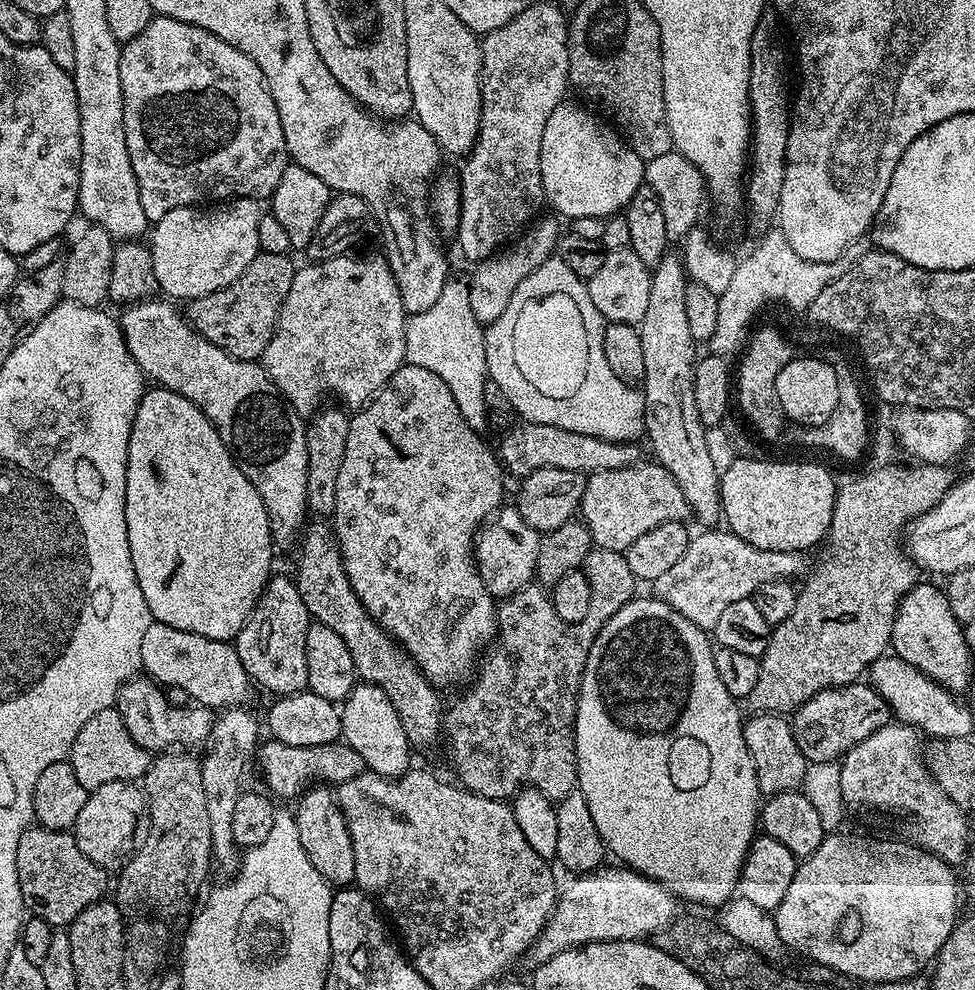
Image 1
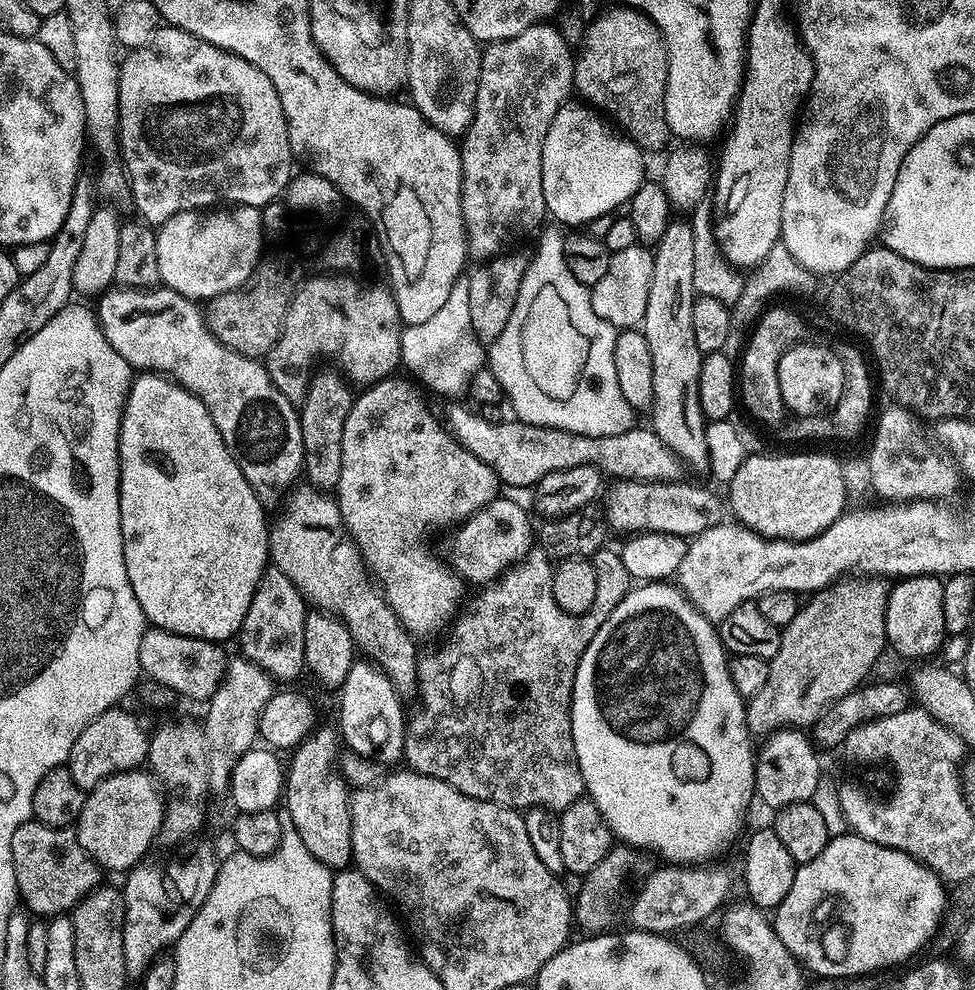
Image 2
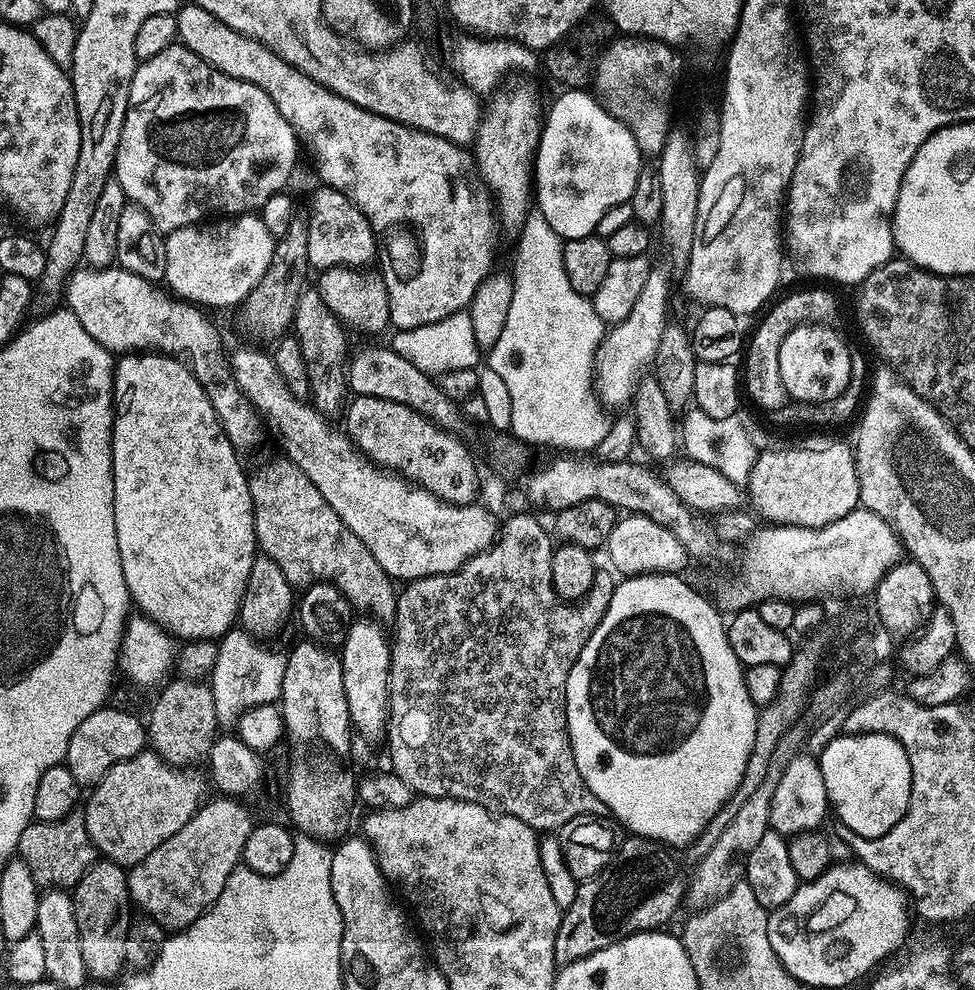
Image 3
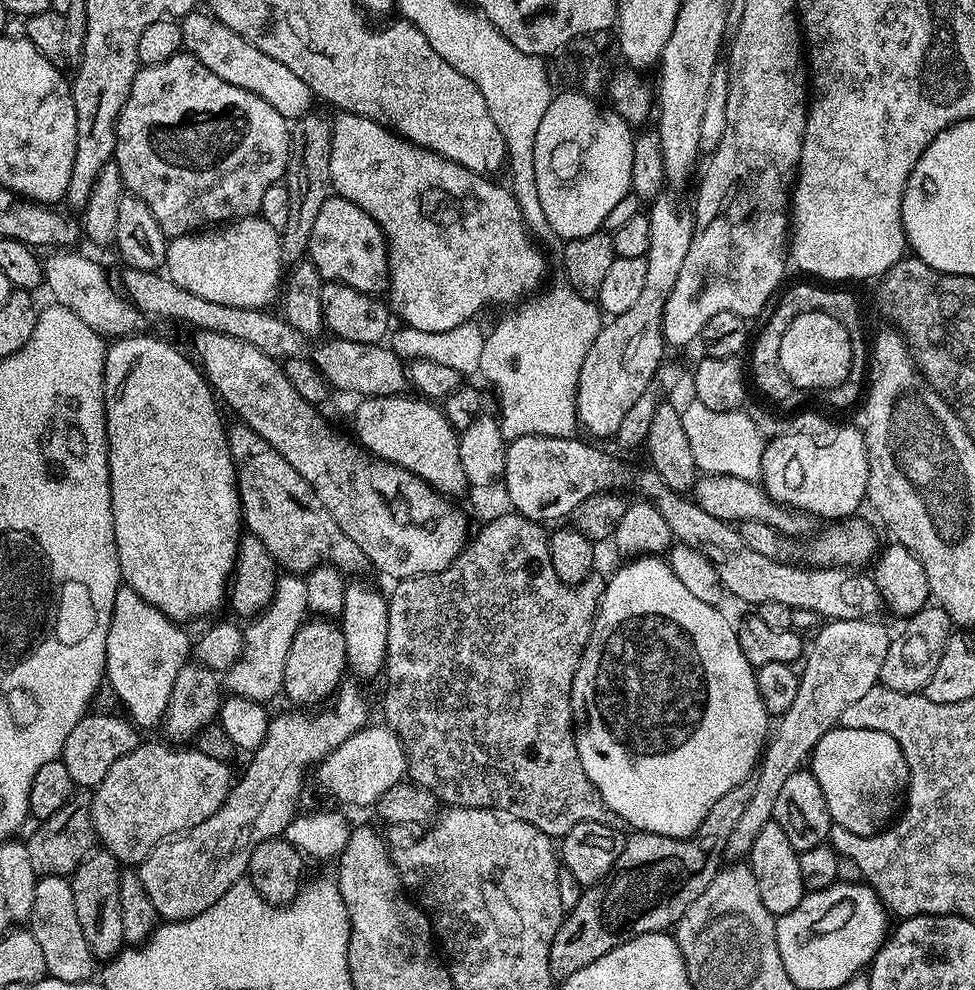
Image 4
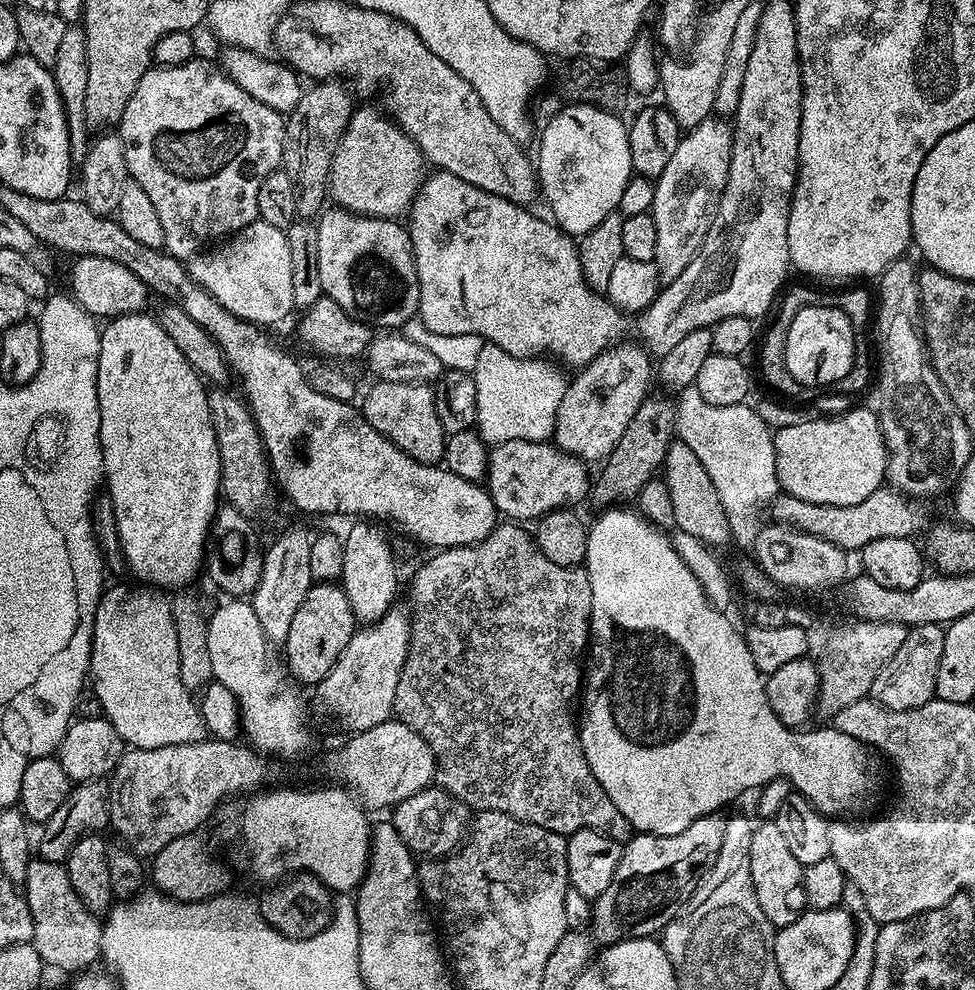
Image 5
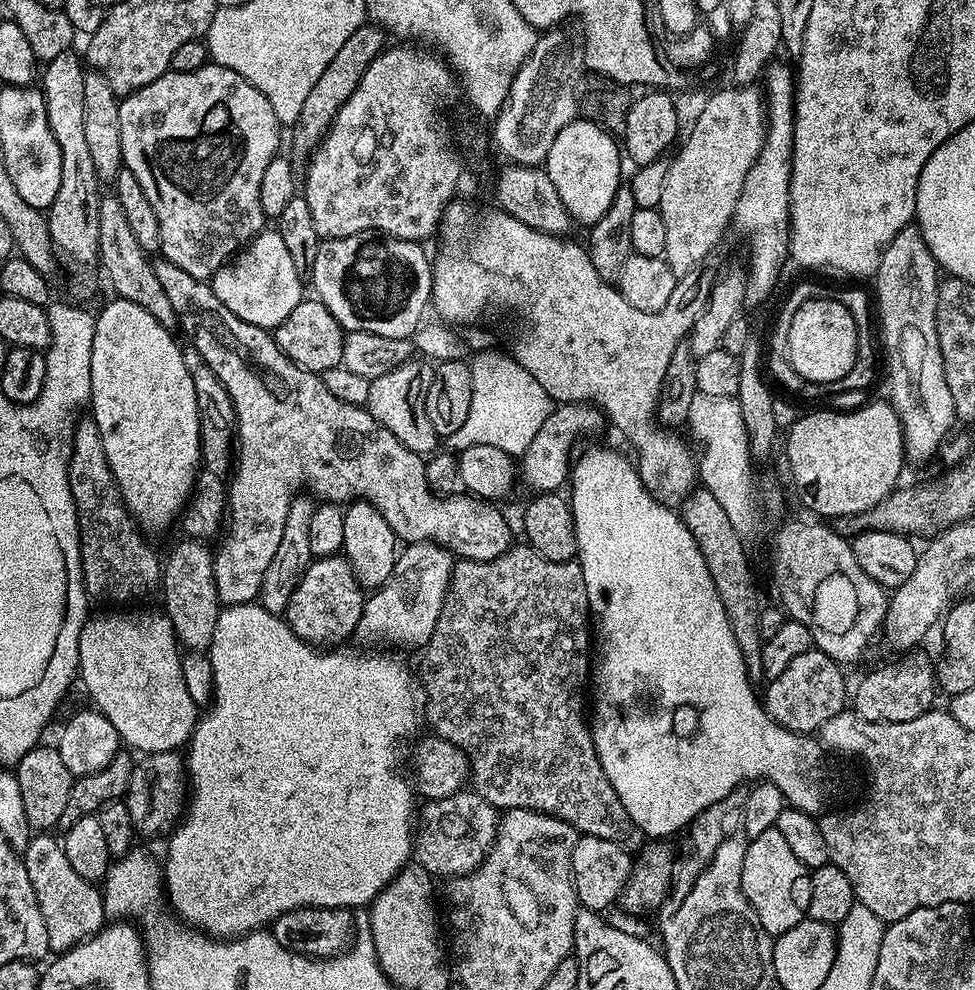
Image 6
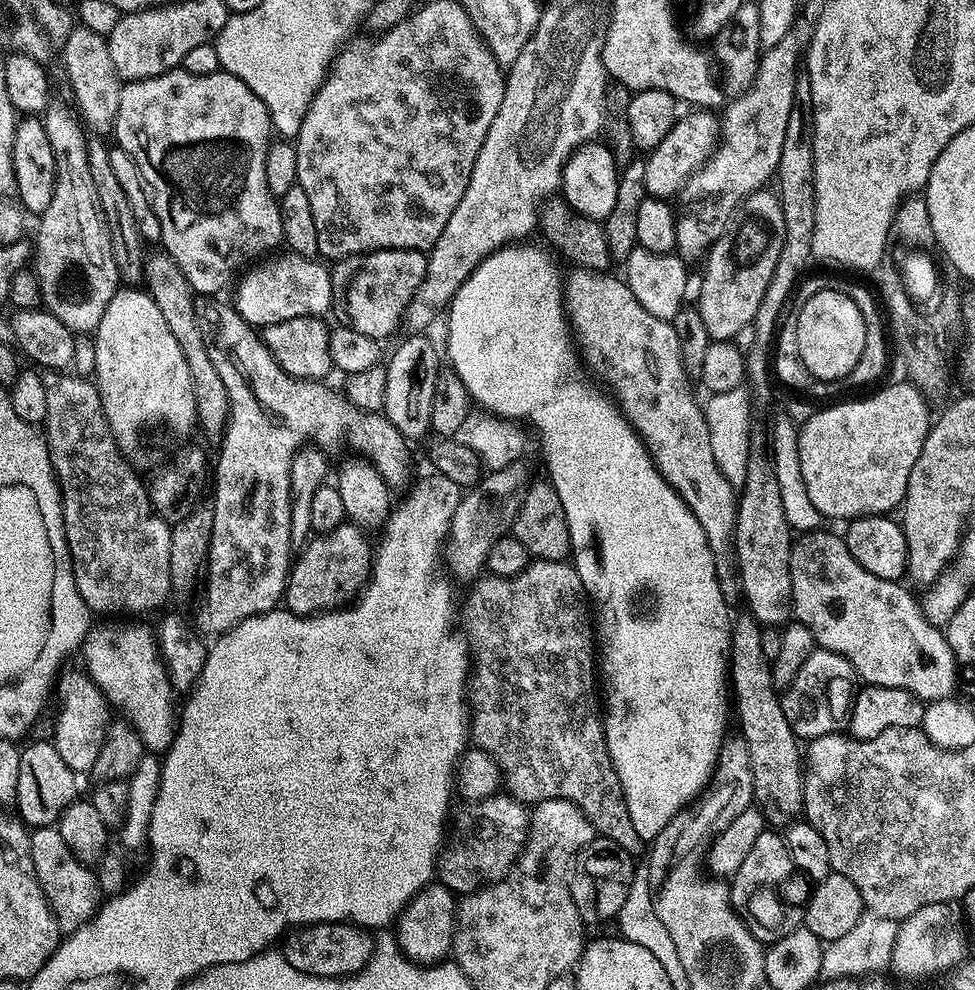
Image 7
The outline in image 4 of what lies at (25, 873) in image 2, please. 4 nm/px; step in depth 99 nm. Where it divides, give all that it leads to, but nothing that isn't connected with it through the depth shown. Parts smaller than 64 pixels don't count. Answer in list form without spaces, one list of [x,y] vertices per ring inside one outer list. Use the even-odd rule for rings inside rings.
[[[77,791],[66,802],[66,806],[58,810],[58,814],[39,821],[35,826],[37,828],[33,830],[32,837],[27,837],[26,843],[30,850],[30,862],[34,865],[37,877],[71,877],[78,865],[92,855],[98,844],[92,821],[92,792]]]

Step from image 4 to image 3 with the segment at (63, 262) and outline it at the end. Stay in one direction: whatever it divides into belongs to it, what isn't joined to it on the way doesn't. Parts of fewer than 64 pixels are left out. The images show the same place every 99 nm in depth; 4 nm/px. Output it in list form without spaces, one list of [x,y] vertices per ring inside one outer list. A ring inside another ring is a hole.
[[[80,266],[68,278],[66,308],[76,315],[78,322],[82,322],[86,334],[90,334],[94,342],[113,354],[157,352],[181,360],[206,390],[226,438],[230,438],[237,453],[254,451],[264,440],[266,420],[247,393],[233,380],[230,356],[227,351],[224,353],[219,330],[208,321],[209,313],[203,307],[179,299],[171,291],[160,287],[159,283],[138,278],[138,274],[130,274],[119,266]]]

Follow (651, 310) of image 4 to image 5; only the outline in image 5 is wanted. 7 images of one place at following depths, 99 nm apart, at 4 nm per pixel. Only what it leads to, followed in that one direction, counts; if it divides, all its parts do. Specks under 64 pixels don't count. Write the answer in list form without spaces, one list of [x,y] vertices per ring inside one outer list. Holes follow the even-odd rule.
[[[709,118],[687,129],[678,142],[678,150],[662,174],[655,177],[652,217],[655,227],[654,263],[661,281],[678,278],[698,254],[712,224],[716,202],[726,186],[733,125],[724,118]],[[617,342],[597,354],[568,380],[562,406],[558,406],[556,425],[552,431],[554,443],[585,462],[603,462],[618,446],[618,438],[626,434],[630,418],[638,414],[638,406],[650,395],[648,383],[654,380],[654,360],[648,357],[647,347]]]

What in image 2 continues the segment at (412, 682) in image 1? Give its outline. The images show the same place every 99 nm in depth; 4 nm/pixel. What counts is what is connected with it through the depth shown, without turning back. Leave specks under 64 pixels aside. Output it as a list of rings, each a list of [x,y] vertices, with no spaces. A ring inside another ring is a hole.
[[[304,482],[293,487],[283,500],[284,505],[281,506],[276,521],[274,519],[271,521],[268,530],[268,554],[271,563],[278,570],[282,570],[282,574],[286,574],[290,582],[294,582],[301,596],[313,609],[337,616],[346,626],[346,630],[350,630],[350,638],[355,642],[357,649],[380,667],[393,682],[413,681],[419,660],[418,647],[416,648],[413,641],[415,639],[403,622],[396,617],[394,610],[388,605],[388,599],[384,597],[372,573],[364,565],[360,551],[357,550],[352,535],[344,525],[344,519],[335,499],[327,491],[314,488]]]

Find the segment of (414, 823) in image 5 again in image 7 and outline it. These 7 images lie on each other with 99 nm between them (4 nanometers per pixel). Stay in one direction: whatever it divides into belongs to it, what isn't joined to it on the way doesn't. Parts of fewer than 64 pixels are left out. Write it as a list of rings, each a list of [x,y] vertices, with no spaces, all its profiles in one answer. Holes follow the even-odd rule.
[[[495,794],[484,800],[473,800],[460,804],[461,808],[451,813],[450,823],[446,828],[446,839],[436,854],[435,875],[439,883],[445,884],[453,894],[467,894],[485,888],[487,884],[497,884],[508,875],[515,864],[520,851],[524,848],[528,836],[529,809],[520,801],[507,794]]]

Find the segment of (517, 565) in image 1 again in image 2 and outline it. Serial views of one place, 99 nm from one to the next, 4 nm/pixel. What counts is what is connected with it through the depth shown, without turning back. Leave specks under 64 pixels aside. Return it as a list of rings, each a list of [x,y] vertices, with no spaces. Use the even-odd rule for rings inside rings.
[[[503,498],[491,500],[485,508],[477,510],[453,532],[456,533],[453,534],[452,545],[448,548],[448,556],[452,559],[450,568],[461,581],[469,580],[470,583],[476,584],[475,586],[483,586],[495,580],[497,576],[503,575],[505,569],[527,557],[528,547],[534,544],[534,528],[528,525],[527,514],[514,501]]]

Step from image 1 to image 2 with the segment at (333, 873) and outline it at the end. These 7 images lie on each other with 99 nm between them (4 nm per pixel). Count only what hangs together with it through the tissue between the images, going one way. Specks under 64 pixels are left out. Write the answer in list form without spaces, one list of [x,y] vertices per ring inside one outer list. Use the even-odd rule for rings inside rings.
[[[313,727],[310,733],[297,744],[291,753],[292,761],[286,764],[286,775],[283,782],[283,807],[290,814],[292,828],[298,830],[298,838],[302,838],[302,846],[318,858],[327,868],[343,870],[353,863],[352,858],[352,802],[350,789],[340,772],[338,763],[342,755],[342,737],[335,727]]]

